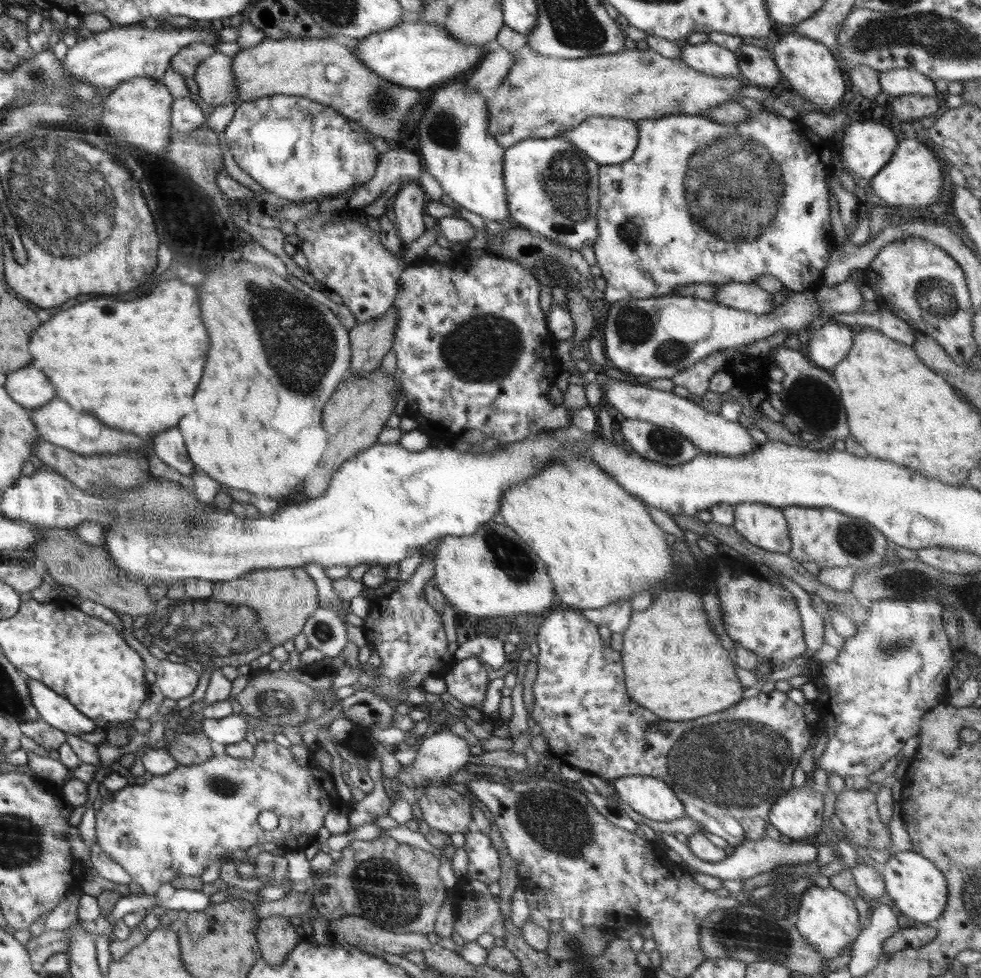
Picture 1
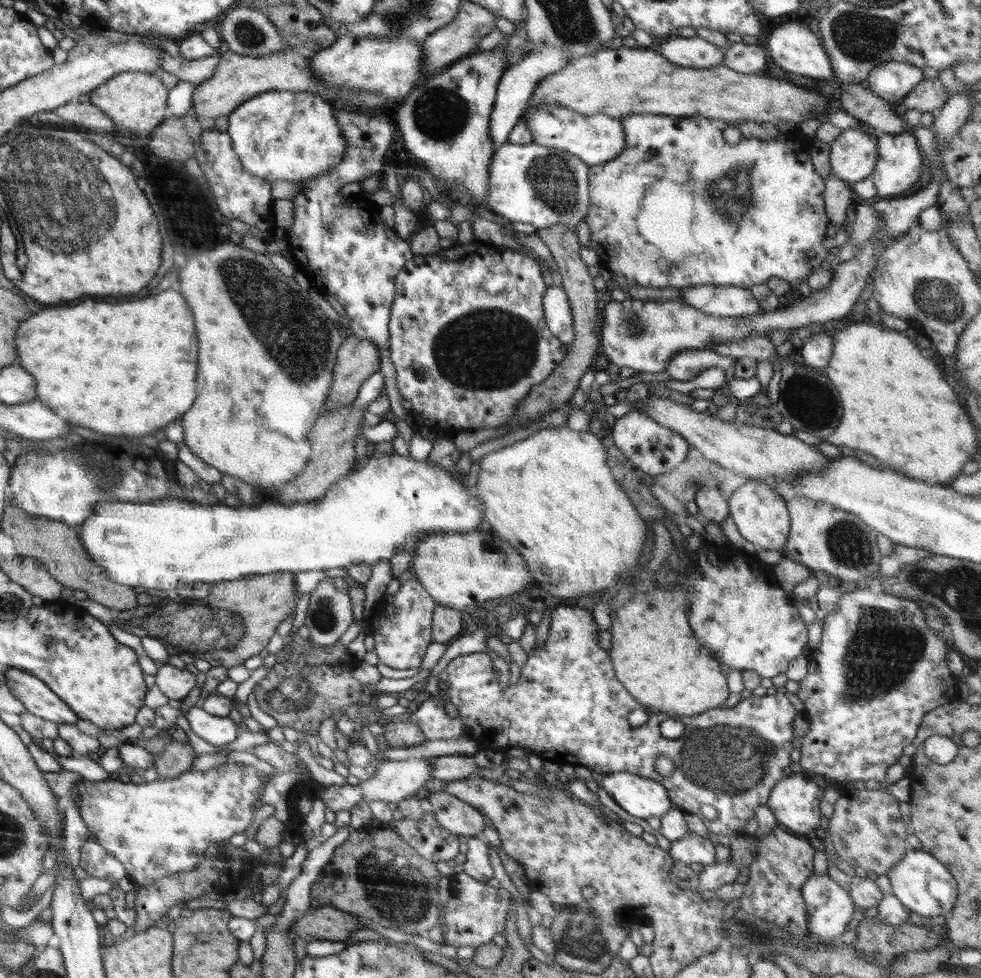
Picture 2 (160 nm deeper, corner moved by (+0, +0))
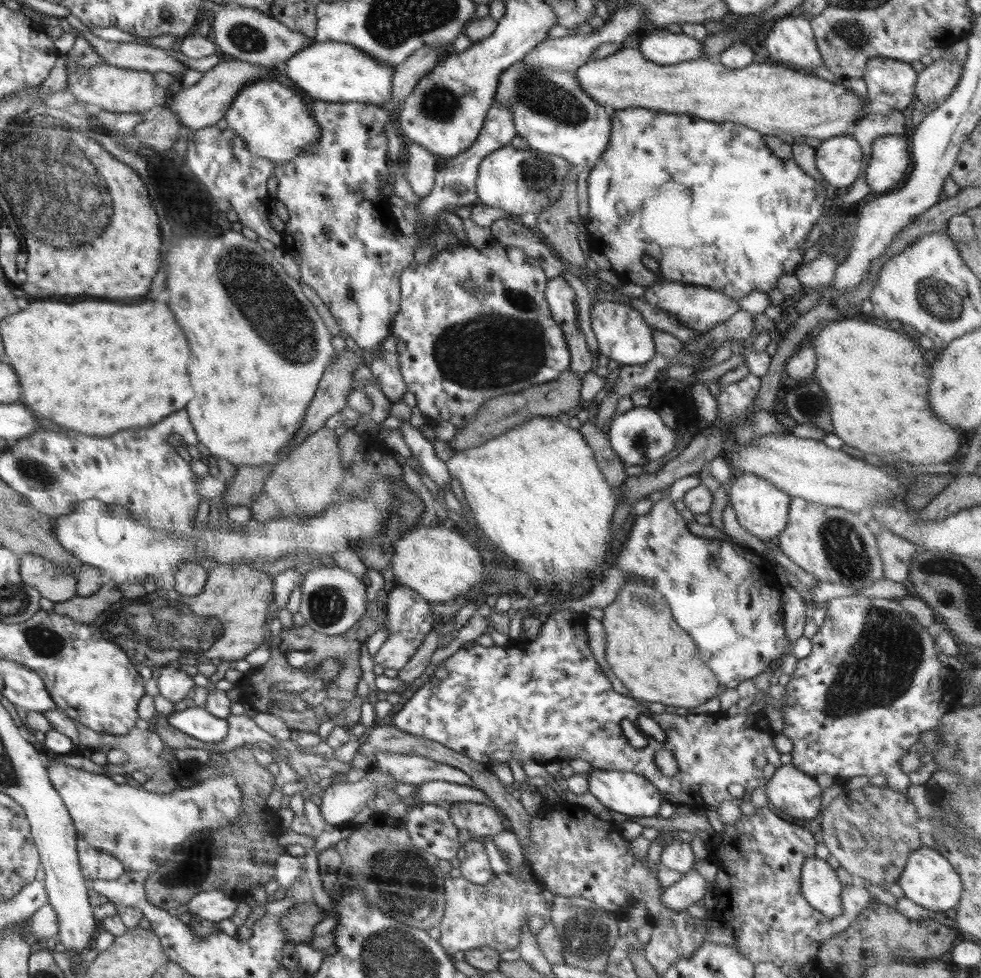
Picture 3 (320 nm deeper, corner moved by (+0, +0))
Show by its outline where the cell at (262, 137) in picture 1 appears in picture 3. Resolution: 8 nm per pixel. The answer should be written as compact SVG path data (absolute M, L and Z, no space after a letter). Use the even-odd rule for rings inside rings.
M270 79L255 80L246 83L246 86L238 91L234 100L229 104L224 120L226 126L235 130L235 133L238 134L243 144L253 155L265 158L276 166L297 157L306 145L311 145L318 140L320 129L310 114L310 110L307 109L308 107L307 103L304 103L304 98L300 94L296 94L290 87Z

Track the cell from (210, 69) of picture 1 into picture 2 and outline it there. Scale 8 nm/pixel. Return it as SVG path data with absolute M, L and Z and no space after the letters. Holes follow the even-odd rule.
M169 47L164 48L159 60L161 71L168 71L177 76L181 81L188 81L195 85L204 82L218 66L220 54L214 54L198 60L186 60L180 55L172 56Z

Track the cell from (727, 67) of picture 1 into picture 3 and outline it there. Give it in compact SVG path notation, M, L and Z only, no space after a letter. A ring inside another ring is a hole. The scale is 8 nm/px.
M656 29L645 36L635 47L656 64L671 65L702 58L702 43L687 34Z

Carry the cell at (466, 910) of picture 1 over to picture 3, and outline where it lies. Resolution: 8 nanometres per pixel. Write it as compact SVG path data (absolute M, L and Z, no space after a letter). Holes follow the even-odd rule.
M502 872L492 878L486 884L478 884L465 880L463 877L451 878L448 875L443 878L445 888L446 908L442 920L437 928L442 932L438 944L447 952L454 954L458 950L472 950L481 947L489 947L498 952L517 949L520 943L520 927L527 920L538 914L545 916L548 905L542 895L543 888L531 881L521 881L506 872Z

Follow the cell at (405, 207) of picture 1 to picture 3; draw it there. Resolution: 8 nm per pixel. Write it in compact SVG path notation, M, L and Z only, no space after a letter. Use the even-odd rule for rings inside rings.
M411 142L408 146L408 167L405 176L419 197L426 196L435 185L440 160L427 148Z

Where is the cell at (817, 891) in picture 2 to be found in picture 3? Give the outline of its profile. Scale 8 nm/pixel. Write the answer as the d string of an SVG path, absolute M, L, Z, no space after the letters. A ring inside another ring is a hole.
M808 858L801 870L801 892L805 899L825 917L843 914L841 894L843 886L836 871L827 860Z

